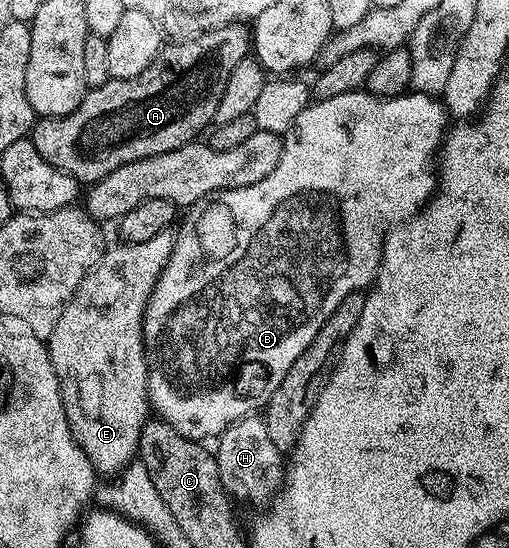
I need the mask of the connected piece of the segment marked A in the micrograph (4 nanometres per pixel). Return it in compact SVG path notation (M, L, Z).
M240 20L231 22L229 26L223 26L217 30L207 30L206 33L199 34L197 38L169 41L157 54L155 60L148 65L146 72L142 72L133 78L109 78L106 84L91 87L88 93L84 95L82 104L78 108L74 108L74 112L70 112L64 118L40 118L36 125L33 126L30 135L34 148L38 148L38 152L42 152L44 159L50 164L54 164L54 168L74 176L77 182L81 184L101 182L103 178L110 176L110 172L114 172L114 168L122 168L122 164L130 164L134 160L142 160L146 156L158 156L162 152L174 152L174 148L182 148L187 142L193 141L197 136L200 136L200 133L203 135L213 125L218 112L218 104L222 100L222 92L226 92L226 80L230 80L230 72L234 72L234 67L238 65L238 60L249 57L249 54L250 30Z

